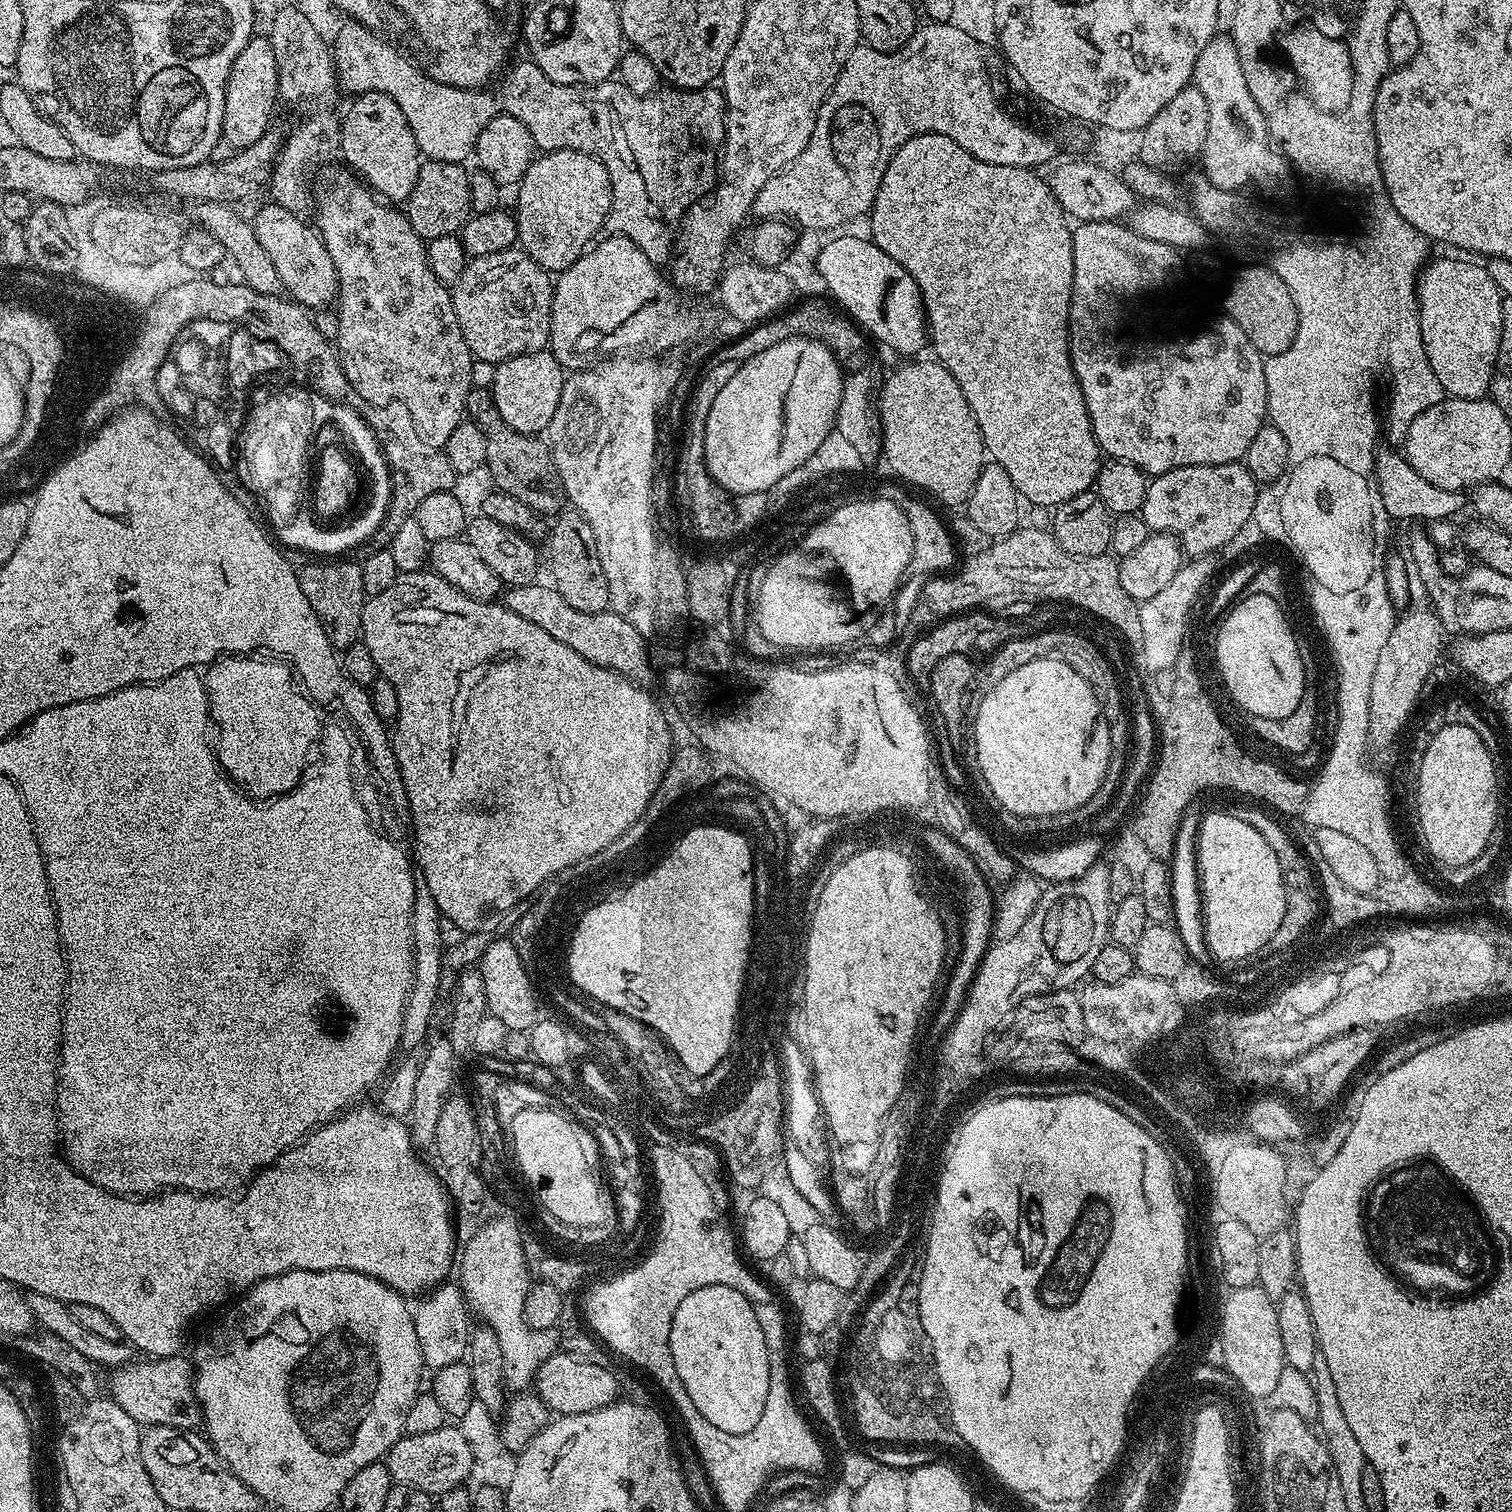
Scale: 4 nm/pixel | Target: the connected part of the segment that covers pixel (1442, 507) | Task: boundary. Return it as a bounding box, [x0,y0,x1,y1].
[1375,447,1468,520]

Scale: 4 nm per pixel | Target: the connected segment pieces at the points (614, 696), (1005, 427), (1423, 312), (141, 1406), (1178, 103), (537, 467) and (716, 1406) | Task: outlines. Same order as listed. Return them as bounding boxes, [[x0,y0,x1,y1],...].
[[360,570,674,928],[870,132,1102,510],[1416,256,1504,400],[106,1354,202,1430],[1139,86,1210,174],[464,388,564,517],[670,1286,770,1434]]

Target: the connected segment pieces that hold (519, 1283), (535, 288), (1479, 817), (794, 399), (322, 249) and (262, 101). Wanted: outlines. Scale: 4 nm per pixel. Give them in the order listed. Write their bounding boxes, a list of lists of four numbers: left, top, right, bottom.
[[458,1216,558,1390],[450,247,553,365],[1416,723,1496,867],[704,336,845,494],[251,203,337,310],[224,34,278,149]]

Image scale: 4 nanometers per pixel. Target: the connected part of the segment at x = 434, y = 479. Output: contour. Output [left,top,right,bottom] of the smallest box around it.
[363,436,457,556]

